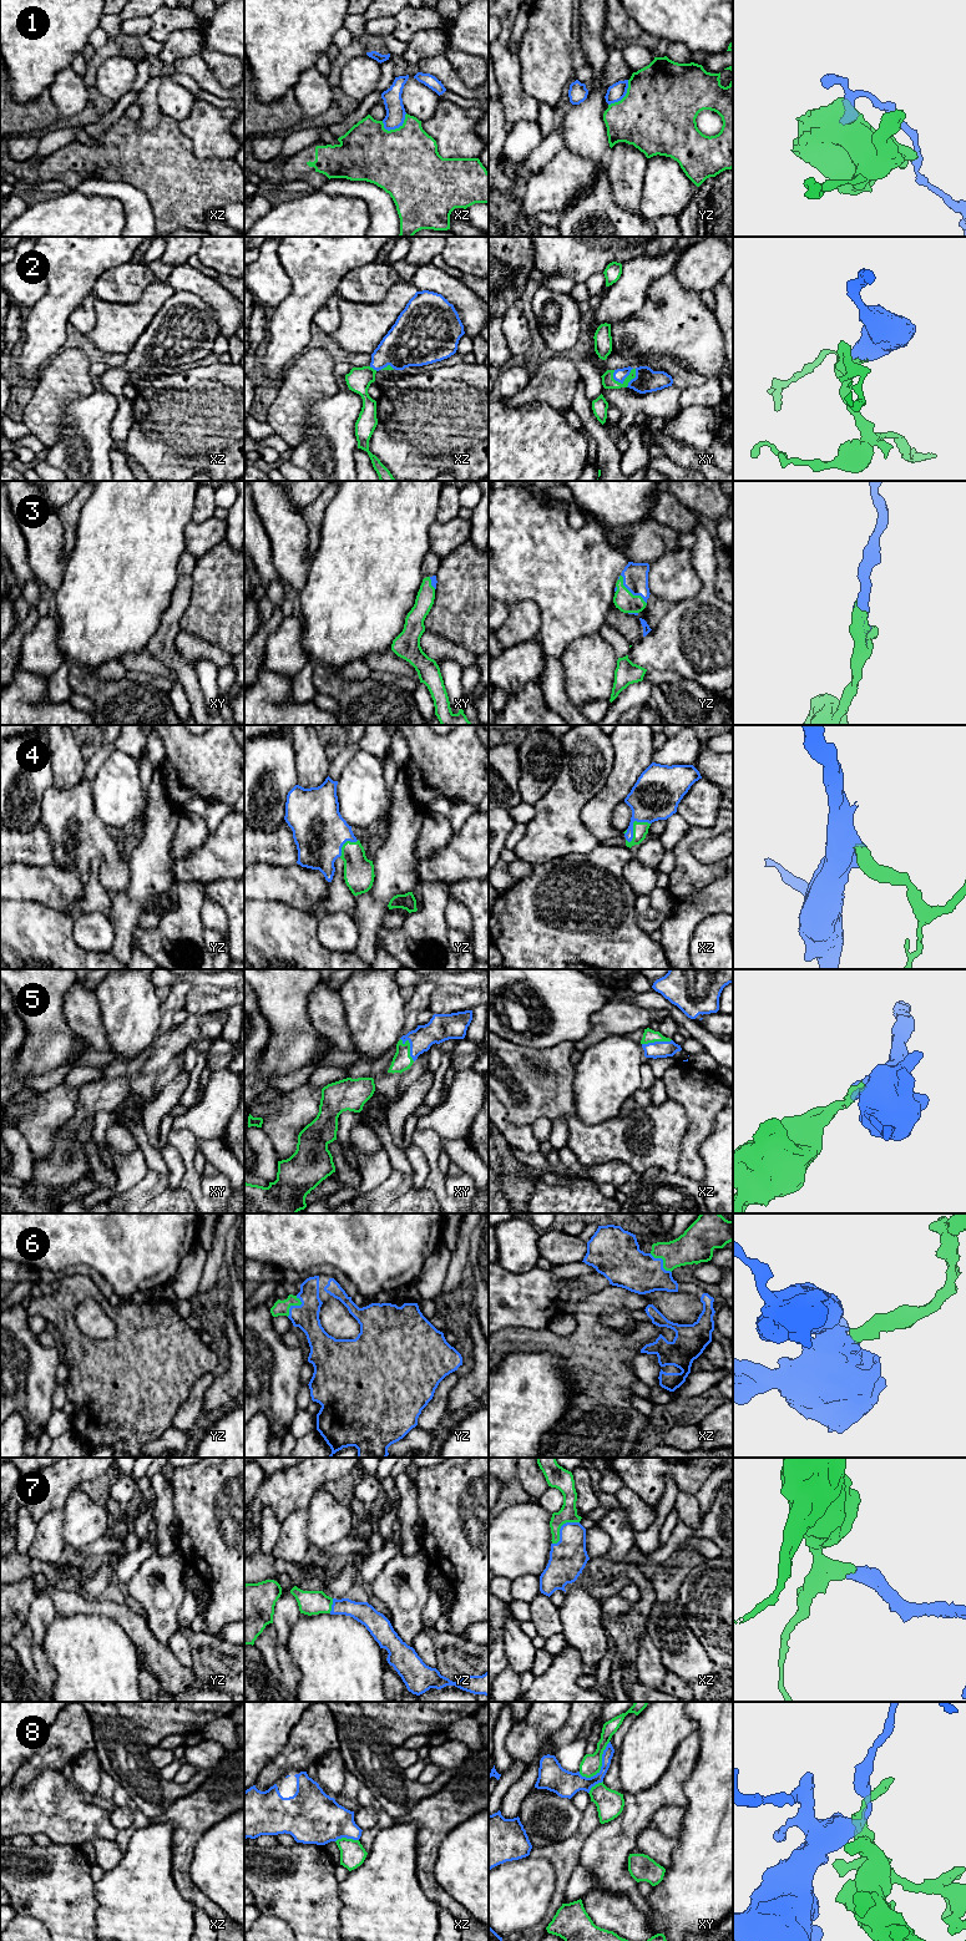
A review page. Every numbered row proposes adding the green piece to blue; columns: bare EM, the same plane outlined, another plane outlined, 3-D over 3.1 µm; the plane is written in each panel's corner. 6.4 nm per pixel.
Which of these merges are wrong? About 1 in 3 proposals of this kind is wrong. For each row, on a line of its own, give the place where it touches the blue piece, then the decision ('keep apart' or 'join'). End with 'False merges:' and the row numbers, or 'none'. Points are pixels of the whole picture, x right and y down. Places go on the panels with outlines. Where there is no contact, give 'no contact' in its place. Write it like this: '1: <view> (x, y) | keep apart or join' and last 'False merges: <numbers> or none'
1: xz (396, 127) | keep apart
2: xy (623, 380) | join
3: yz (631, 592) | join
4: xz (632, 825) | join
5: xy (410, 1048) | join
6: yz (294, 1306) | join
7: xz (561, 1528) | join
8: xy (602, 1764) | keep apart
False merges: 1, 8

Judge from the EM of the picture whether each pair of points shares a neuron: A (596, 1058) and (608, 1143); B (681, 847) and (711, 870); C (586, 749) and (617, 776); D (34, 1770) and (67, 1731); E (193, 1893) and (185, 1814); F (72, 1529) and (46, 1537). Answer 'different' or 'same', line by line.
A: different
B: same
C: different
D: same
E: same
F: different

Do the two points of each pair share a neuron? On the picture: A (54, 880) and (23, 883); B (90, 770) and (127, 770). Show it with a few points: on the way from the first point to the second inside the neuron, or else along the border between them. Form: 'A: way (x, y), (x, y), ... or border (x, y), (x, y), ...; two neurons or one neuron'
A: way (46, 883), (30, 883); one neuron
B: border (117, 749), (107, 756), (92, 780); two neurons

